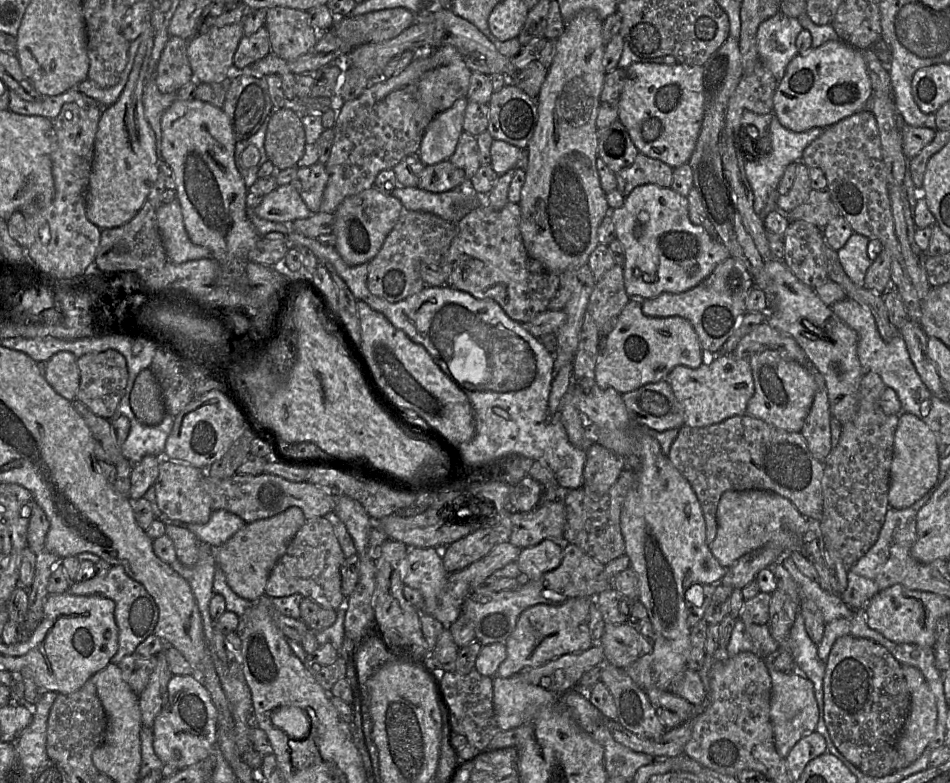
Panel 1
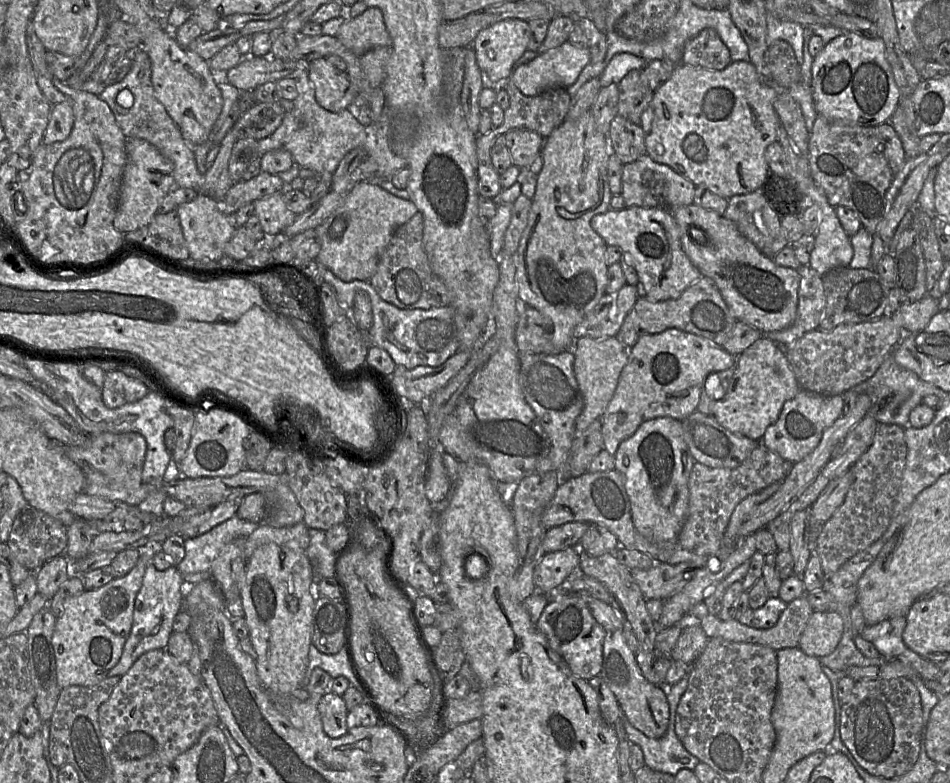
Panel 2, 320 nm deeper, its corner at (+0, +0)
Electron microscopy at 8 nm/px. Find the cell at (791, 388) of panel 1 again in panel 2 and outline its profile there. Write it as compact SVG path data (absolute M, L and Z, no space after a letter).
M800 389L793 399L784 403L778 420L766 429L763 443L767 448L778 453L785 460L798 463L819 445L824 432L842 415L842 409L842 395L824 396Z

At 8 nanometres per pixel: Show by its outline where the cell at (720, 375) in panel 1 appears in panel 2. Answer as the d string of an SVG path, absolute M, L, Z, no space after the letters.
M762 336L737 357L737 369L725 396L714 404L713 417L724 428L747 438L762 441L766 429L774 424L786 401L793 399L800 390L800 385L786 358L774 341Z

